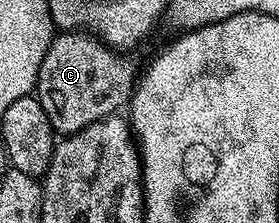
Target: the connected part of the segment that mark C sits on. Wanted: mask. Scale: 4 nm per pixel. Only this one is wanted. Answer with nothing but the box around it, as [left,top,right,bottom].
[36,30,136,137]

